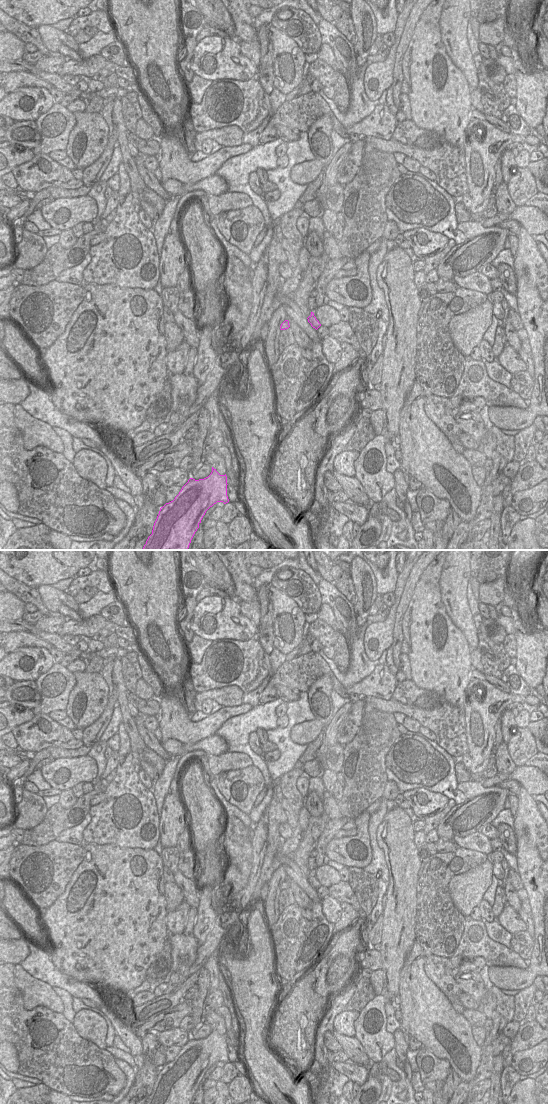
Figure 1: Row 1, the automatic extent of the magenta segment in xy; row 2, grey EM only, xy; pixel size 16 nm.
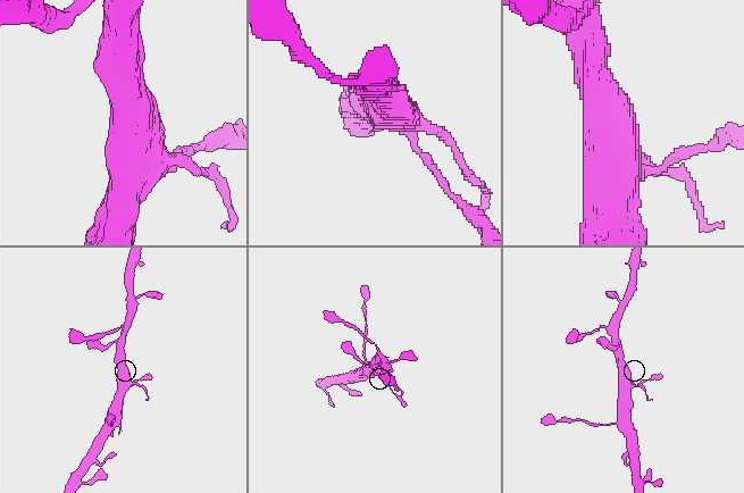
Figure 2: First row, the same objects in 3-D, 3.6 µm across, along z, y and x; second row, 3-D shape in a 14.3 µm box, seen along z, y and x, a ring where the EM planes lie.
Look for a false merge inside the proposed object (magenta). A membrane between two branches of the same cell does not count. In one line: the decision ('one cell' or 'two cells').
one cell

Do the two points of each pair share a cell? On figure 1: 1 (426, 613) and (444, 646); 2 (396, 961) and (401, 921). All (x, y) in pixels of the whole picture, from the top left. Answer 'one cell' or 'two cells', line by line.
1: one cell
2: one cell

